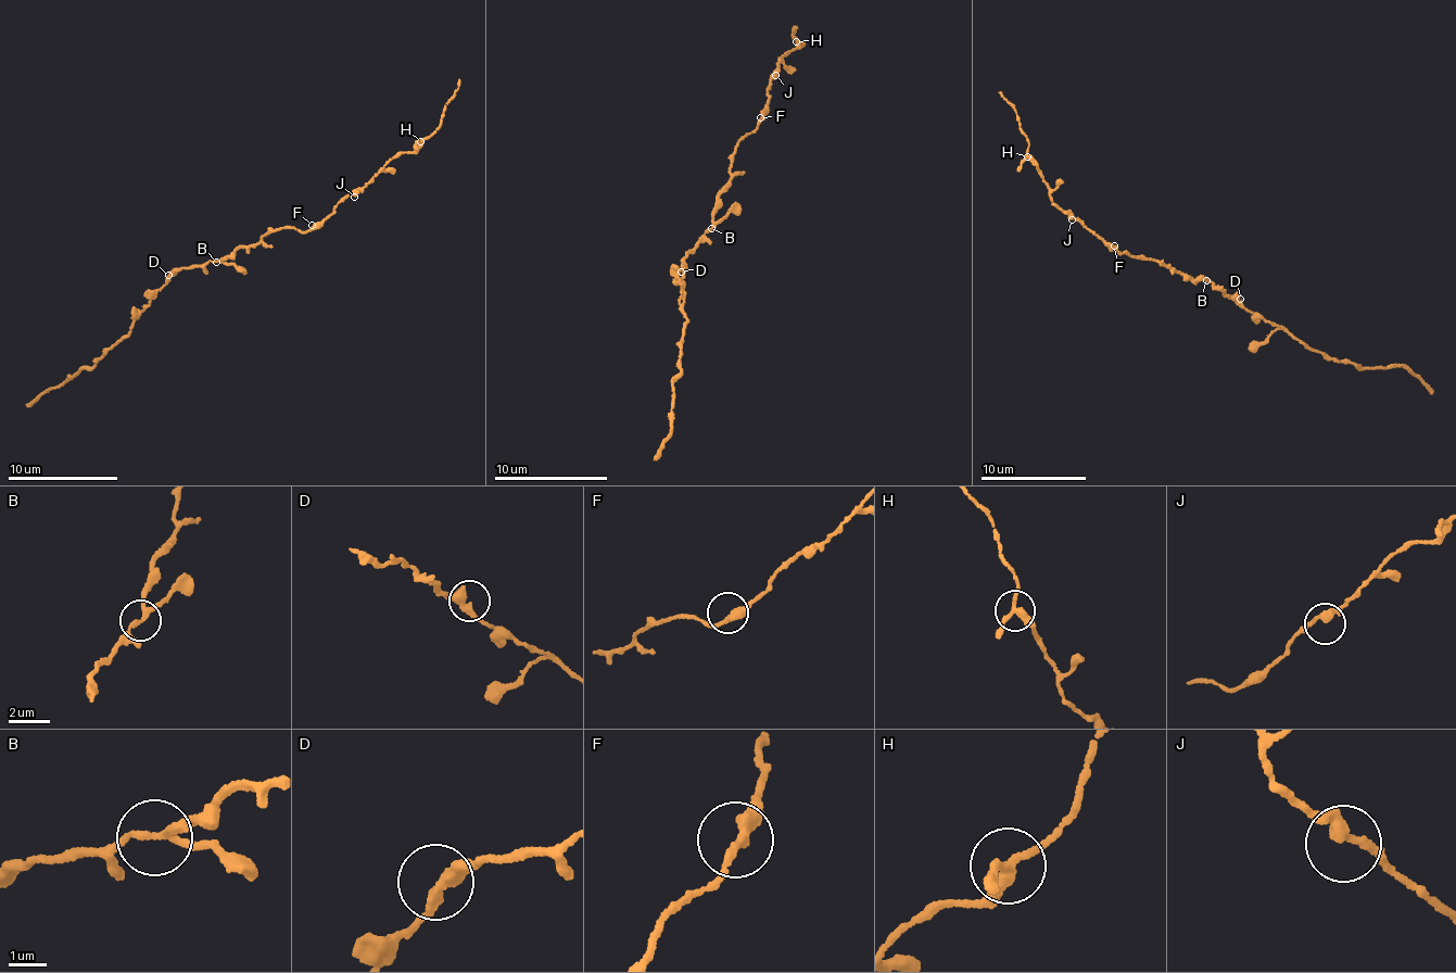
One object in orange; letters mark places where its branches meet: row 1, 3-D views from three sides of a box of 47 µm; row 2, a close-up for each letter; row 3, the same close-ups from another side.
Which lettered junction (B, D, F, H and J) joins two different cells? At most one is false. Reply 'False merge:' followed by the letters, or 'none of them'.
False merge: H

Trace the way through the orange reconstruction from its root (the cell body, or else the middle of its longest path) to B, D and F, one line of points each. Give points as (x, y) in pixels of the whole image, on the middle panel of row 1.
B: (716, 205), (710, 228)
D: (716, 205), (713, 227), (704, 234), (699, 247), (687, 254), (681, 272)
F: (716, 205), (717, 192), (731, 178), (731, 154), (738, 141), (759, 125), (760, 117)

